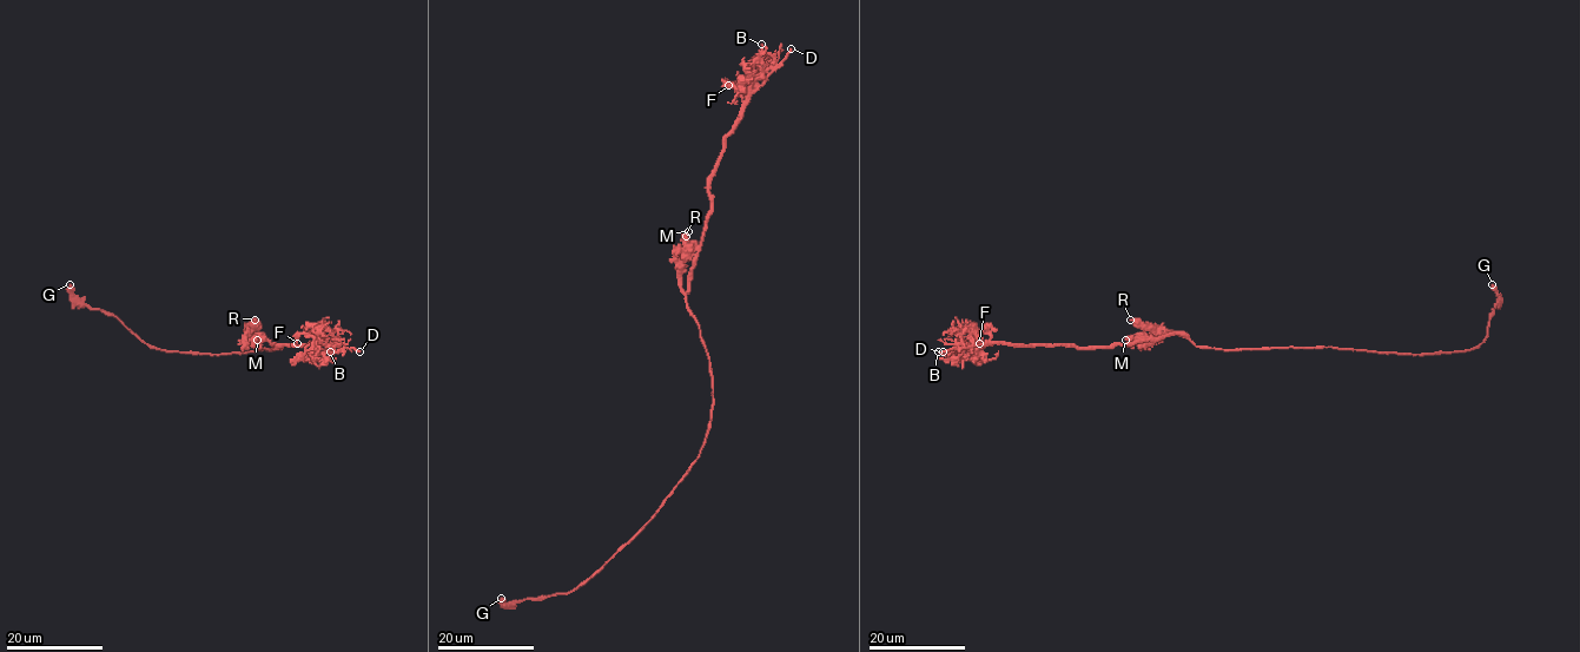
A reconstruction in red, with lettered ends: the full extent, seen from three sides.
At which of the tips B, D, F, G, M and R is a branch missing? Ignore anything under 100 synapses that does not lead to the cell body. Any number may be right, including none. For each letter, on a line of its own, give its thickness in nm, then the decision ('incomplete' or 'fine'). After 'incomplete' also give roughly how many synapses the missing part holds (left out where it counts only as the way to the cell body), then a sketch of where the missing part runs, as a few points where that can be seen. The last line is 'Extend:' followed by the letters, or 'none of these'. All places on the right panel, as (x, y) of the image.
B: 150 nm thick; fine
D: 280 nm thick; incomplete
F: 400 nm thick; fine
G: 480 nm thick; fine
M: 420 nm thick; fine
R: 400 nm thick; fine
Extend: D

